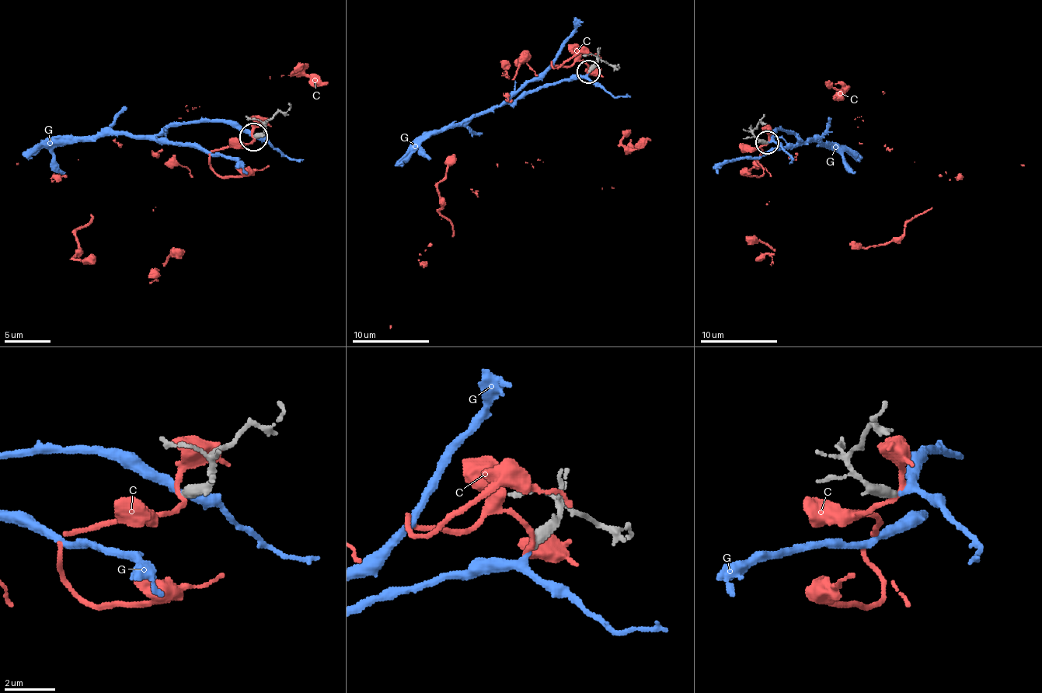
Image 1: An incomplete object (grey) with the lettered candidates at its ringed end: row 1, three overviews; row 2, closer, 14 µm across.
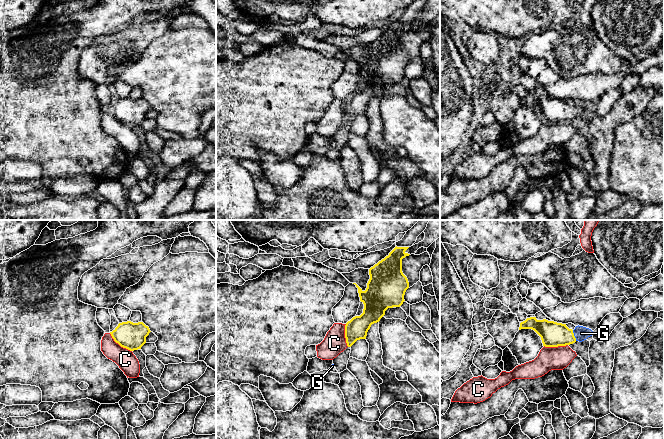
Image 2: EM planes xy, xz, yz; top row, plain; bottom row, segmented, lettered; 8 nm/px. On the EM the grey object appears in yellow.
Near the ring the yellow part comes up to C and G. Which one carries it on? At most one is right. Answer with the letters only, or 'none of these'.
G

